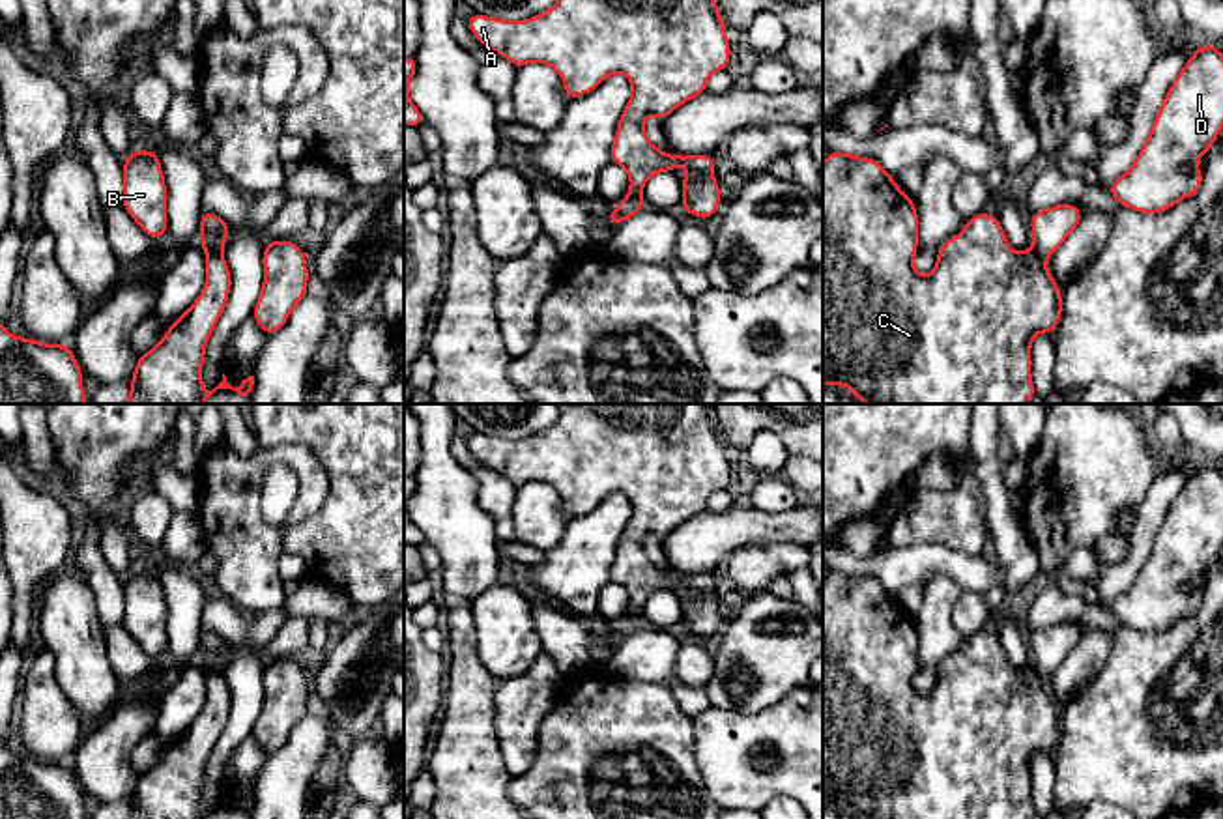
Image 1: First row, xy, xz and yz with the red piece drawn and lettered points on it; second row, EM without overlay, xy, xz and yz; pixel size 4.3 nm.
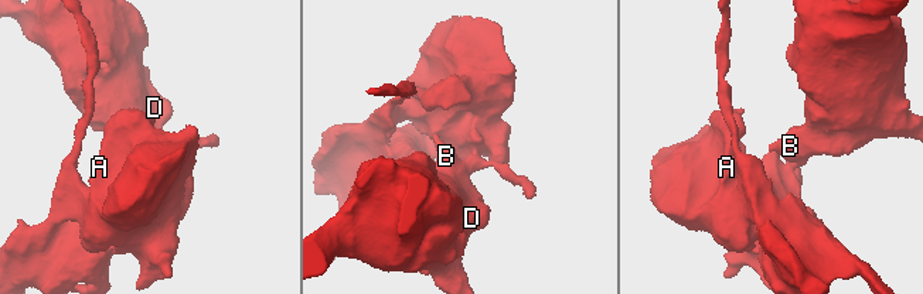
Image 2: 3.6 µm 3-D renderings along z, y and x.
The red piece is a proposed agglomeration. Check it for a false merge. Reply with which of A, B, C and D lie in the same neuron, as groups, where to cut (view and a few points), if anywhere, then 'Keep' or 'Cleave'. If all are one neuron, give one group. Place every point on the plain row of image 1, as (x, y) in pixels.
Groups: A C / B D. Split along xy (221, 670), (208, 674). Cleave

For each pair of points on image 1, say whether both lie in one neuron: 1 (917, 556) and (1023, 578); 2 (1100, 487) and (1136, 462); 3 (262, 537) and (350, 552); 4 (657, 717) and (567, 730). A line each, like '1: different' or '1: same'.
1: different
2: same
3: different
4: same

